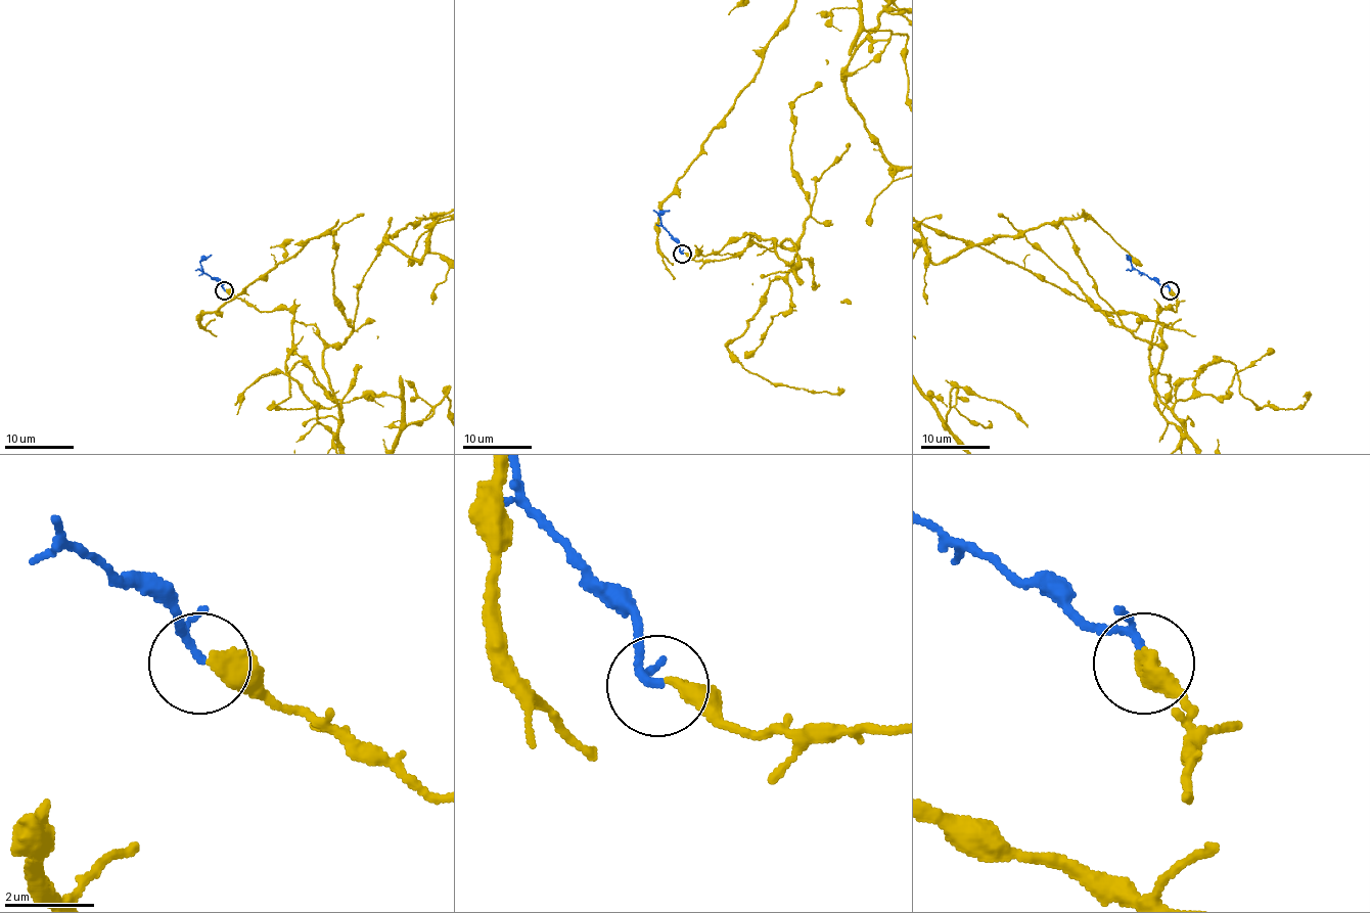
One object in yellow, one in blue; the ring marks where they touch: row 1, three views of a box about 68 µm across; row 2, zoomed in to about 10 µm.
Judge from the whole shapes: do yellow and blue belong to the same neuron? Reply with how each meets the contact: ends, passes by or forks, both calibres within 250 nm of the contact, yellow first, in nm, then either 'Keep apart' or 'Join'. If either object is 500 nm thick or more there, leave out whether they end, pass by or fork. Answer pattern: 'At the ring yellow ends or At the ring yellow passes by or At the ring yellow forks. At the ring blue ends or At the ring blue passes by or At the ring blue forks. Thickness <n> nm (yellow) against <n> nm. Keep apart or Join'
At the ring yellow ends. At the ring blue passes by. Thickness 400 nm (yellow) against 110 nm. Keep apart

